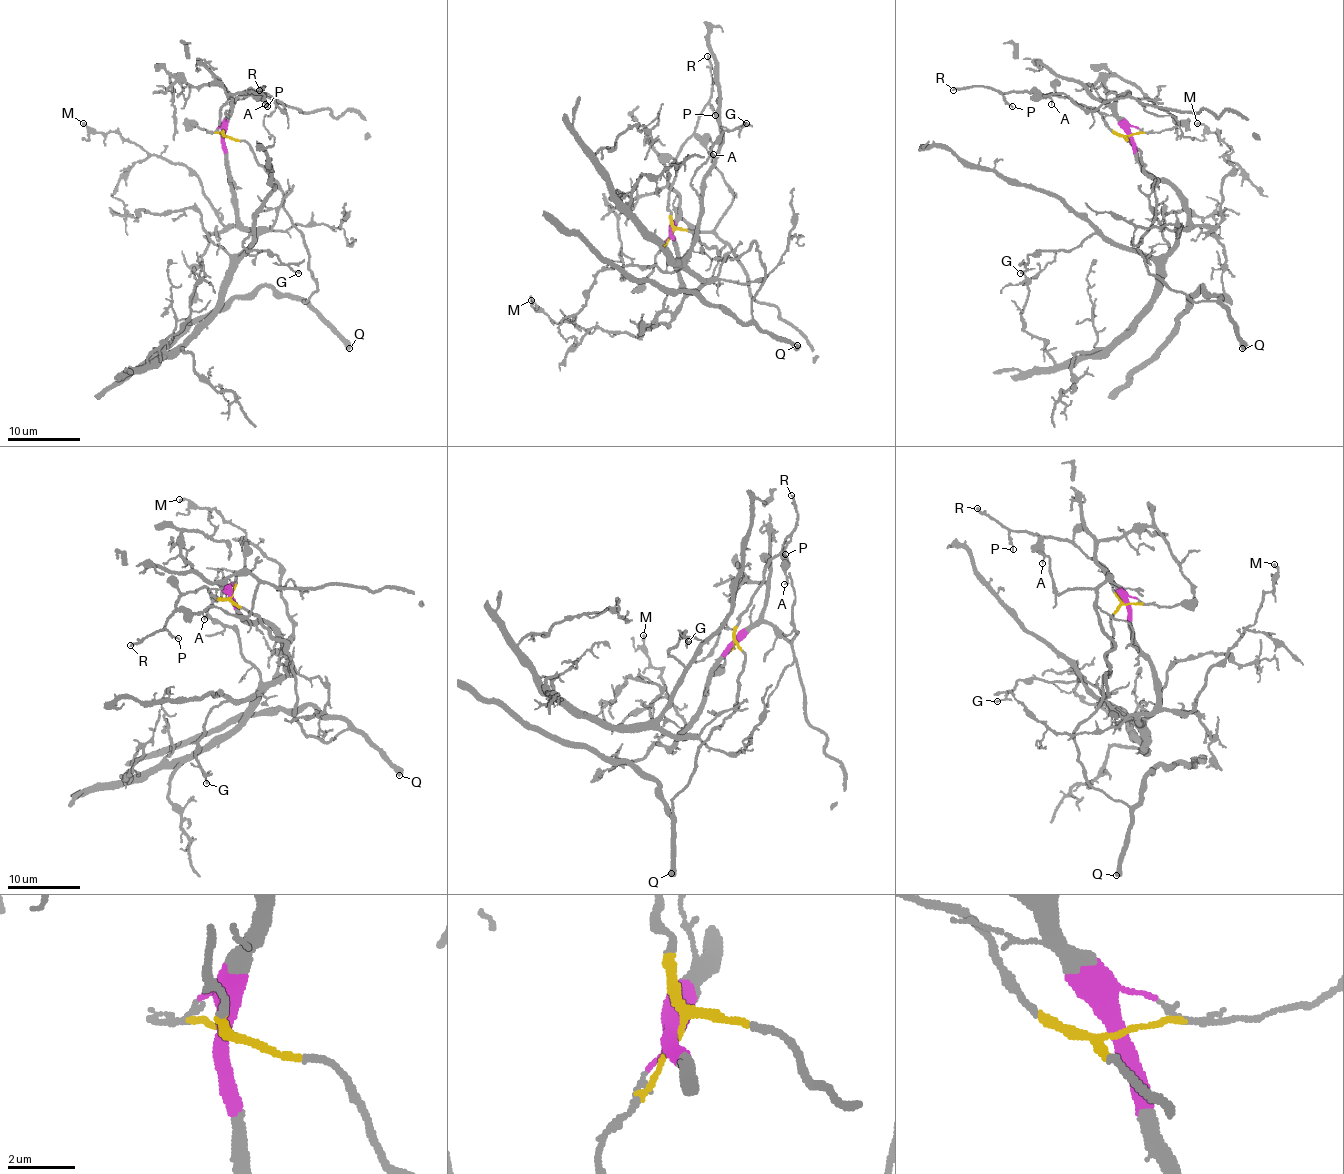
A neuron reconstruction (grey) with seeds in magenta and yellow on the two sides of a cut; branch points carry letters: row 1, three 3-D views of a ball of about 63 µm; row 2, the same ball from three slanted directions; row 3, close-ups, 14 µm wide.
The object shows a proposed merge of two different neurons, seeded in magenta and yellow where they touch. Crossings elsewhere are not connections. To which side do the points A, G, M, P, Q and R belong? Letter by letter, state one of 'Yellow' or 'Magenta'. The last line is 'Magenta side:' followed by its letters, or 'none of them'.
A: Yellow
G: Magenta
M: Magenta
P: Yellow
Q: Yellow
R: Yellow
Magenta side: G, M

